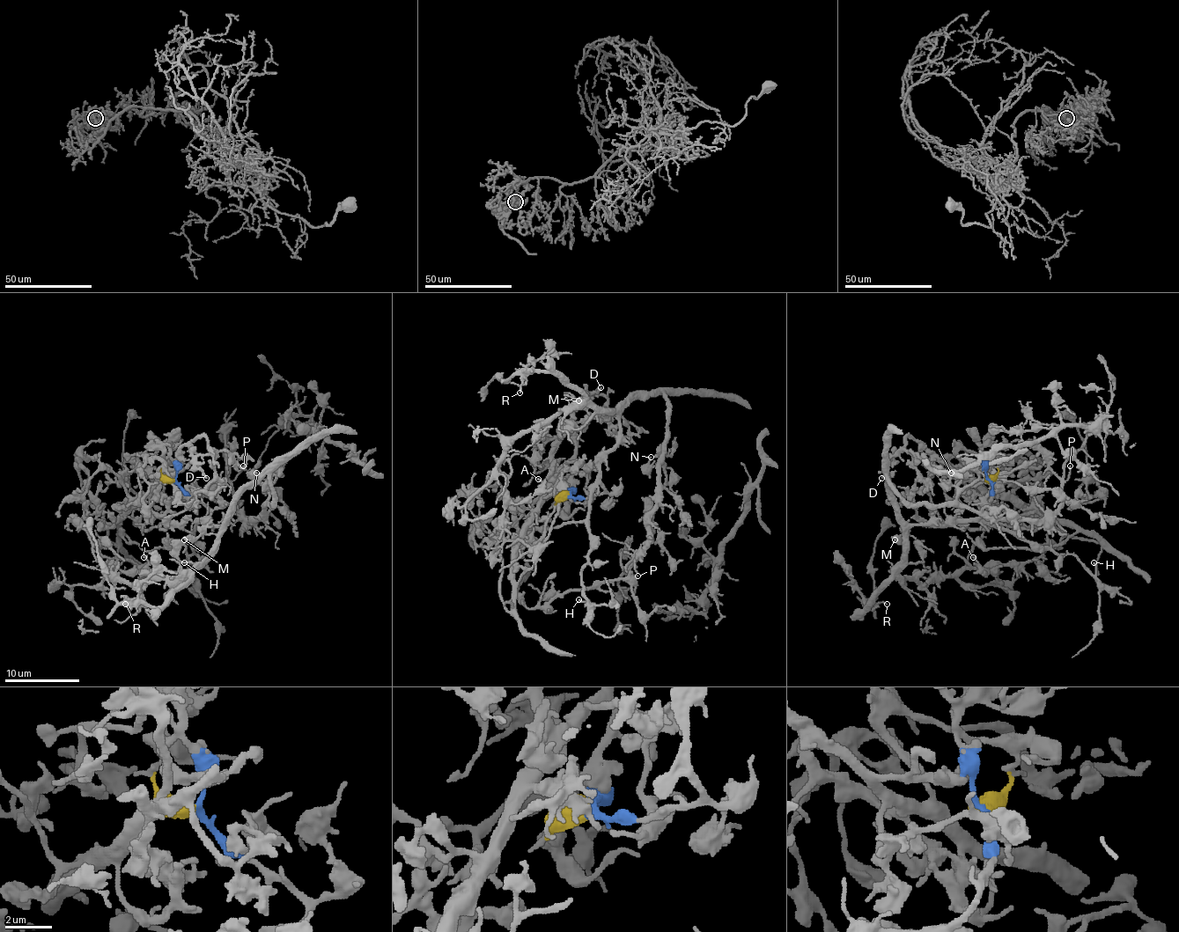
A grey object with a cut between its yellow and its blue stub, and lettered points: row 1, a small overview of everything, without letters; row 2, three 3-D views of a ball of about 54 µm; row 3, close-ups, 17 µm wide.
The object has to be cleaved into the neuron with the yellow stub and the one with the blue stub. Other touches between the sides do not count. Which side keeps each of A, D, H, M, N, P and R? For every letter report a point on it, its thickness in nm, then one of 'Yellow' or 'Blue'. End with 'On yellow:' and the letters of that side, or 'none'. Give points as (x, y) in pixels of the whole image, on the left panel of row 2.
A: Place: (143, 557). Thickness 190 nm. Blue
D: Place: (206, 478). Thickness 190 nm. Yellow
H: Place: (184, 562). Thickness 140 nm. Blue
M: Place: (184, 539). Thickness 700 nm. Blue
N: Place: (256, 473). Thickness 170 nm. Blue
P: Place: (243, 466). Thickness 110 nm. Blue
R: Place: (125, 604). Thickness 140 nm. Blue
On yellow: D

